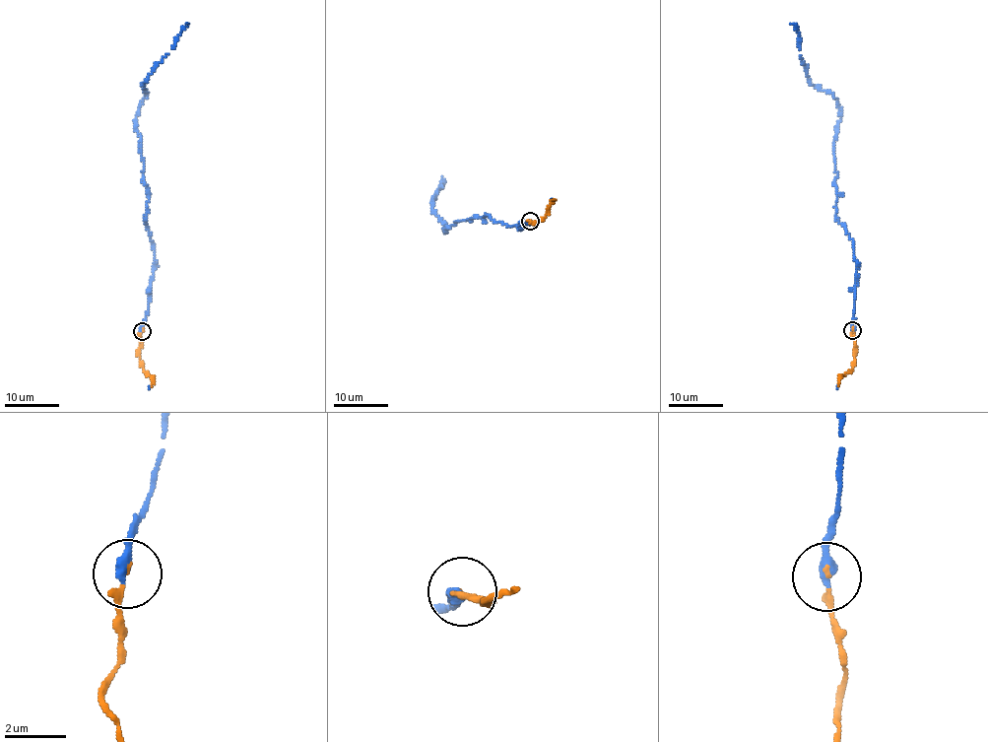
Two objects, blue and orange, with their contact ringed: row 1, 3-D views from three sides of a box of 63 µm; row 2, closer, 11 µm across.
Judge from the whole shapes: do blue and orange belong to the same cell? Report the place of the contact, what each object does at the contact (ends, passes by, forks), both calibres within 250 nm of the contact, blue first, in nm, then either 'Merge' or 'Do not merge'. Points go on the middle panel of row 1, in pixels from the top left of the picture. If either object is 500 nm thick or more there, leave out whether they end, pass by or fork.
Place: (530, 221). At the ring blue ends. At the ring orange ends. Thickness 360 nm (blue) against 170 nm. Merge

